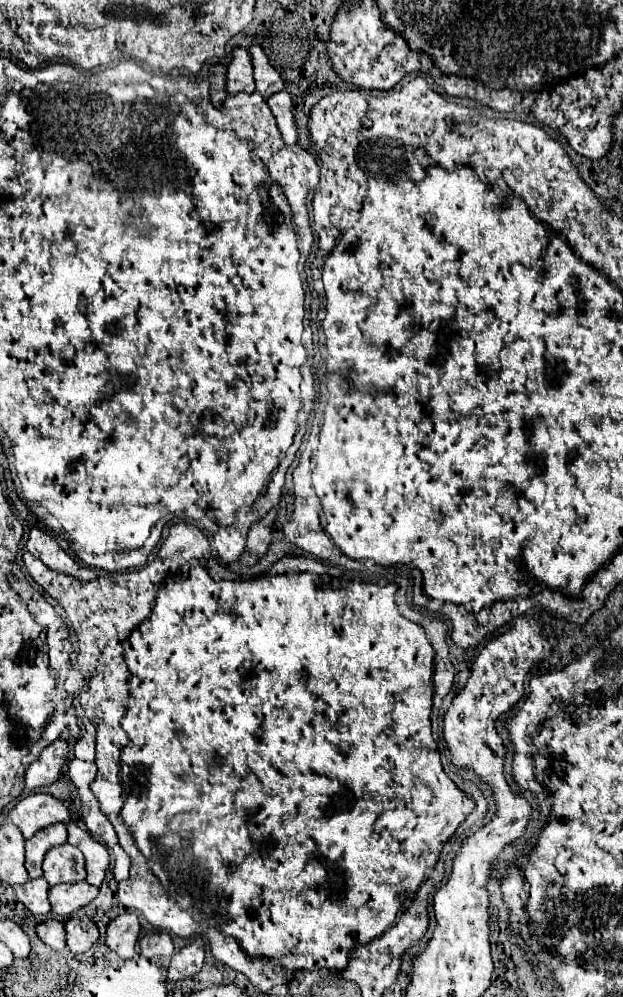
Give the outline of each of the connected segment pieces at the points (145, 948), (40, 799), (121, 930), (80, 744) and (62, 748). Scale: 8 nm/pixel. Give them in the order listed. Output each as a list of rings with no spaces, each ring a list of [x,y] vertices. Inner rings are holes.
[[[151,931],[139,941],[141,953],[151,959],[151,957],[171,957],[173,955],[173,941],[171,935],[165,931]]]
[[[33,793],[23,797],[11,811],[9,821],[15,823],[25,839],[53,823],[69,823],[71,815],[67,807],[47,793]]]
[[[125,913],[125,915],[115,917],[107,925],[107,939],[105,939],[105,943],[119,957],[131,959],[135,955],[135,945],[137,945],[139,933],[141,933],[141,927],[139,927],[137,915],[135,913]]]
[[[87,733],[75,743],[75,757],[83,761],[95,761],[95,735]]]
[[[55,741],[47,749],[43,749],[39,759],[31,763],[25,773],[27,791],[37,791],[55,783],[65,771],[65,765],[69,761],[67,755],[69,755],[67,741]]]

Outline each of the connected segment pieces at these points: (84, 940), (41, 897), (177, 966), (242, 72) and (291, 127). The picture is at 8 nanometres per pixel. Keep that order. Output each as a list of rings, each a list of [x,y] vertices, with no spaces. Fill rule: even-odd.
[[[87,915],[71,917],[69,921],[65,921],[65,929],[67,929],[67,947],[75,955],[89,951],[99,939],[99,929]]]
[[[29,879],[25,885],[13,887],[17,893],[17,899],[33,913],[33,915],[49,915],[51,903],[49,903],[49,883],[39,879]]]
[[[197,937],[189,945],[185,945],[179,953],[173,955],[167,969],[167,979],[179,981],[193,977],[195,973],[201,971],[203,959],[205,959],[205,943],[201,937]]]
[[[243,47],[233,49],[233,59],[227,67],[227,95],[235,93],[253,93],[255,81],[253,81],[253,67],[249,51]]]
[[[279,91],[267,103],[269,103],[269,109],[273,111],[273,115],[277,119],[277,127],[281,131],[283,141],[287,145],[295,145],[297,143],[297,127],[295,127],[293,113],[291,113],[291,97],[289,97],[289,93]]]

